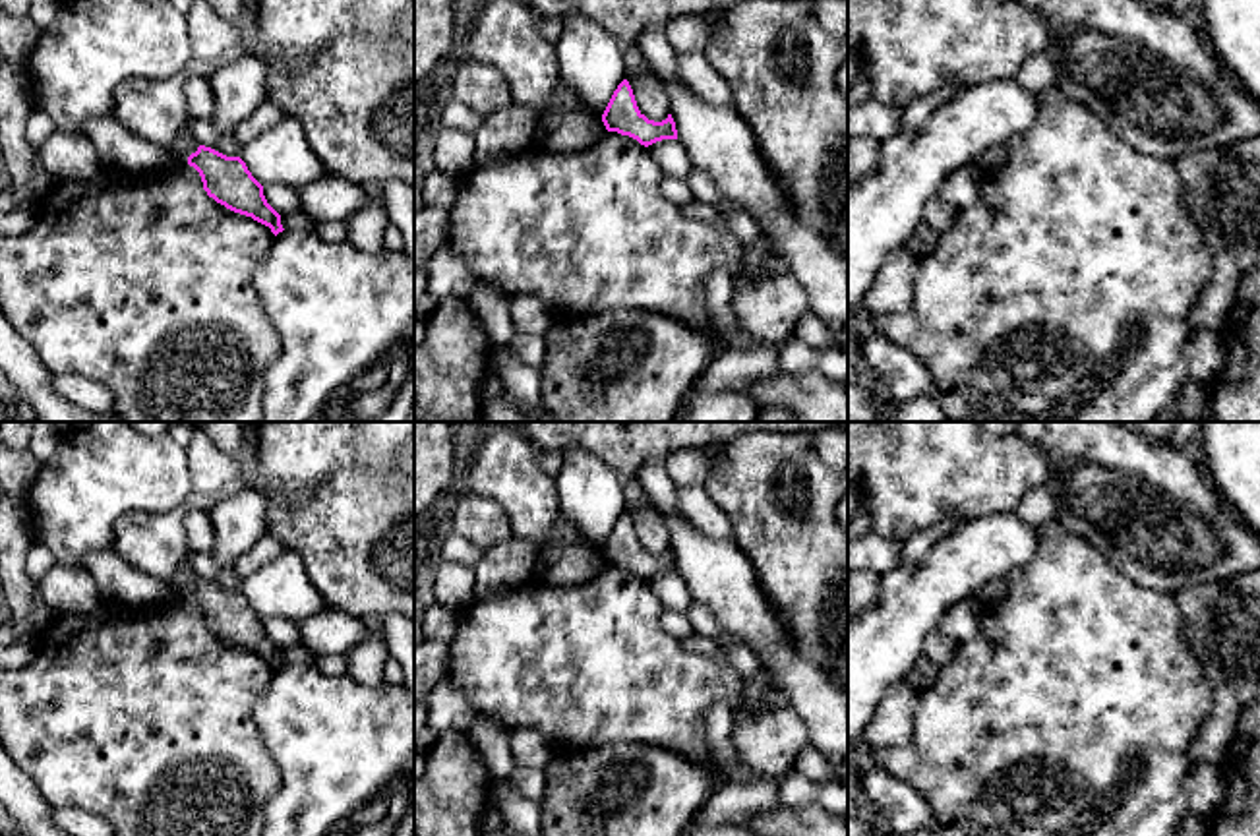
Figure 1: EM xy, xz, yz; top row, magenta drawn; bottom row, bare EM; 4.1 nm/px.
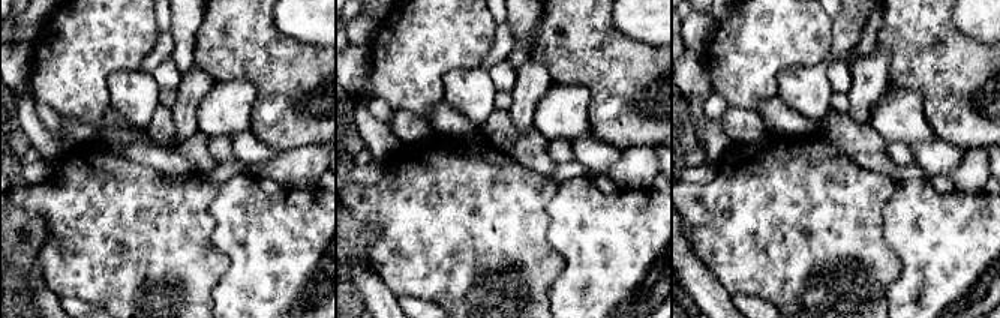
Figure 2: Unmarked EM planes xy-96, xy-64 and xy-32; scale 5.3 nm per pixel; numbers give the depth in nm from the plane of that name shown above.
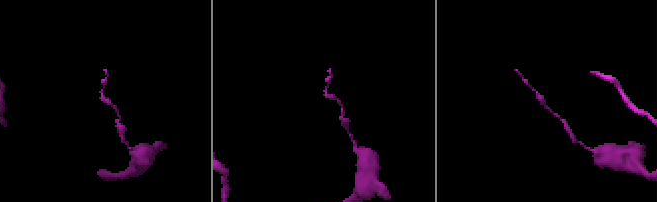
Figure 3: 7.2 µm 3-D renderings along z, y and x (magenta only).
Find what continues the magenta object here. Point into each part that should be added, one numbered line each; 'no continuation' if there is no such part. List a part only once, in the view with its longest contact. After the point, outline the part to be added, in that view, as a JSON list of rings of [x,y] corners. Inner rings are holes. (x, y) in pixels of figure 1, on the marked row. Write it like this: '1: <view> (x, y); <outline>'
no continuation

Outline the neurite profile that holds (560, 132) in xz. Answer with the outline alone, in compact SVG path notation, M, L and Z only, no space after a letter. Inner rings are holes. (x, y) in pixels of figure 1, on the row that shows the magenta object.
M544 110L538 118L532 143L552 153L575 153L596 143L606 132L602 118L585 110Z

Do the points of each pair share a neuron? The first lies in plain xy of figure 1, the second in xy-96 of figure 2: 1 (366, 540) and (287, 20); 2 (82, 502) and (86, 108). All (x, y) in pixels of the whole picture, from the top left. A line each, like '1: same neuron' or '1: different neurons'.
1: different neurons
2: same neuron

